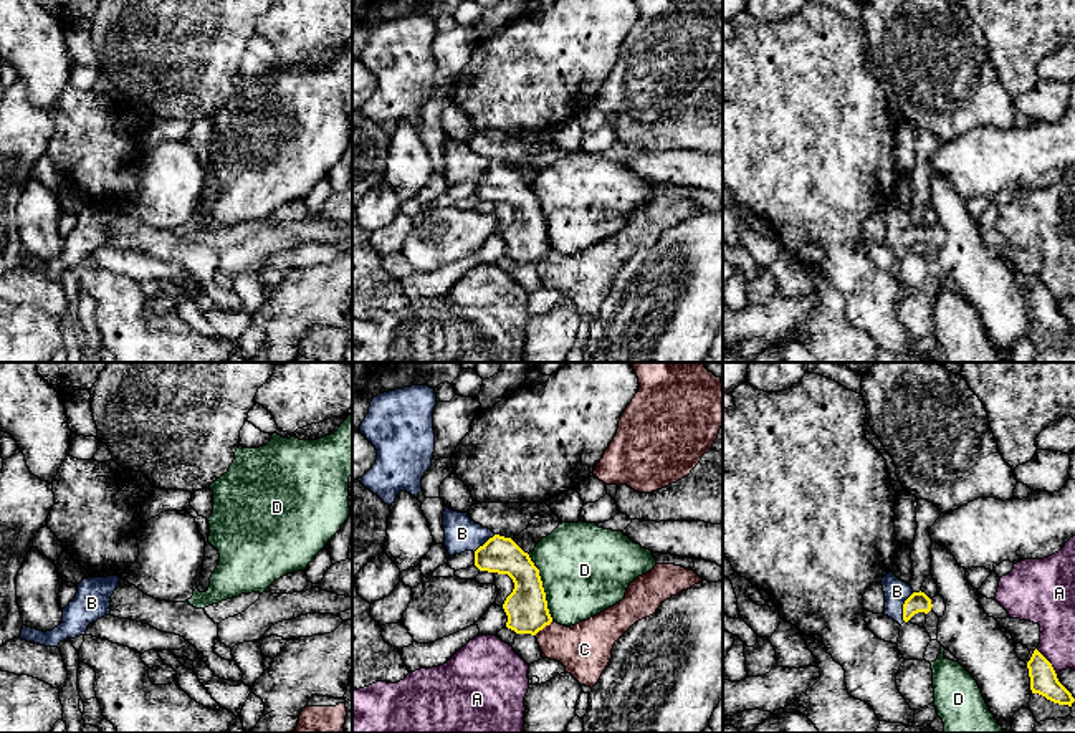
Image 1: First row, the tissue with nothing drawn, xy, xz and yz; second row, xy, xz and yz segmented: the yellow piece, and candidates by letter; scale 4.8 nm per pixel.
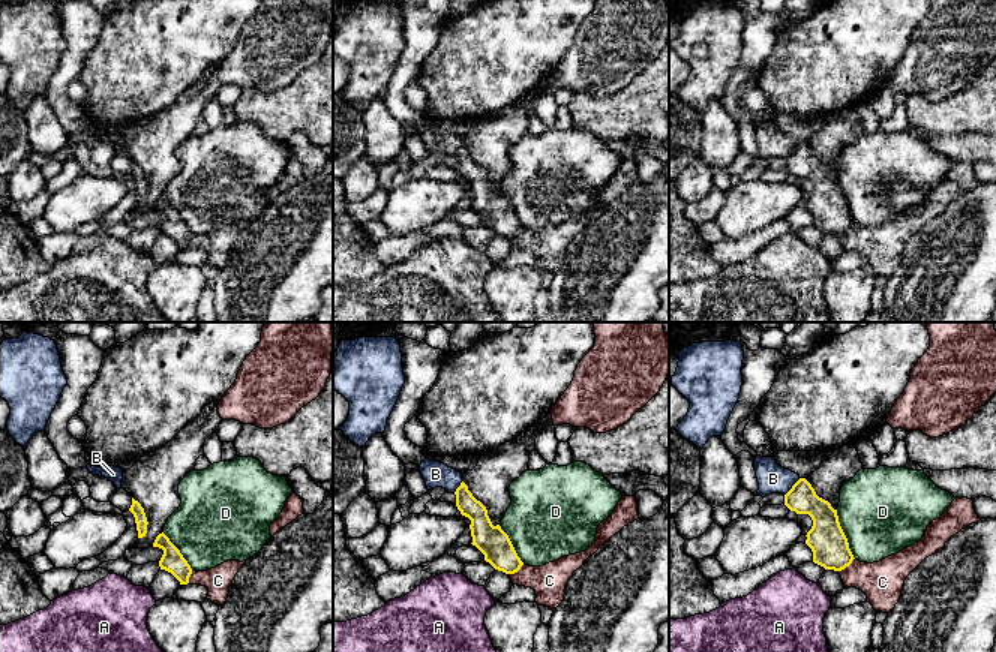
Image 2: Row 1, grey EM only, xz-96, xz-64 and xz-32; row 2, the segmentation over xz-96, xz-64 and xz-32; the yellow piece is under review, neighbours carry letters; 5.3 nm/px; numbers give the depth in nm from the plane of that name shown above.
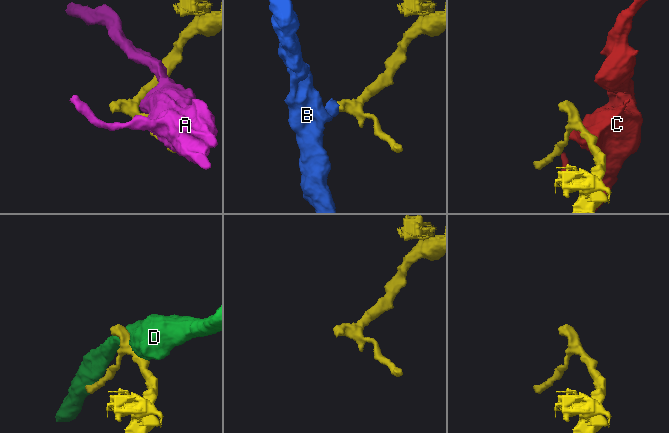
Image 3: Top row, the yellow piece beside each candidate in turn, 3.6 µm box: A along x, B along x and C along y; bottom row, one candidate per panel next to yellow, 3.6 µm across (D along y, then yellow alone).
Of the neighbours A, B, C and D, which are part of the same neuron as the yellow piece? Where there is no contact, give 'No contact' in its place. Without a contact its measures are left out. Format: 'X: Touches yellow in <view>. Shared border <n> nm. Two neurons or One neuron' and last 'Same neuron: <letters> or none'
A: Touches yellow in yz. Shared border 160 nm. Two neurons
B: Touches yellow in yz. Shared border 150 nm. Two neurons
C: Touches yellow in xz. Shared border 120 nm. Two neurons
D: Touches yellow in xz. Shared border 340 nm. Two neurons
Same neuron: none

